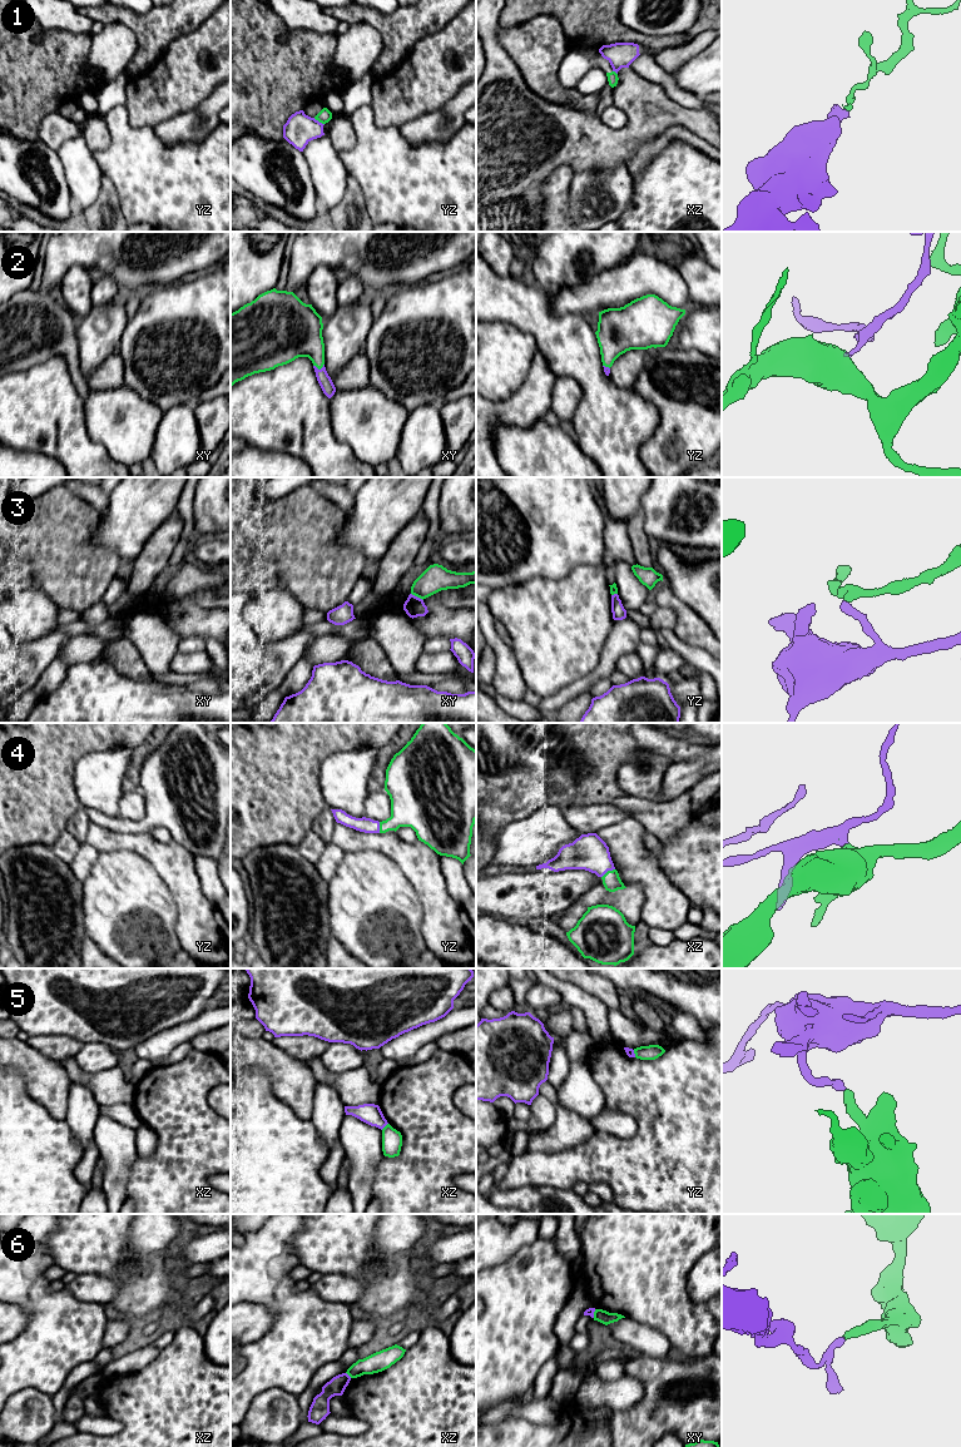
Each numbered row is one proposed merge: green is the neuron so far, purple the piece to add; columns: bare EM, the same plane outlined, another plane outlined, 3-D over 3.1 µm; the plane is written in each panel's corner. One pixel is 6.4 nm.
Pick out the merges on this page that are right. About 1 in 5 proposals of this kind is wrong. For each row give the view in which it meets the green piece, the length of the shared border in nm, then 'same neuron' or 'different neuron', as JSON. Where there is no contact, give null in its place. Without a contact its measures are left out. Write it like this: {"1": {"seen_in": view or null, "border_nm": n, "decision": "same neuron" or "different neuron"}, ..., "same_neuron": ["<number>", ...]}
{"1": {"seen_in": "yz", "border_nm": 80, "decision": "different neuron"}, "2": {"seen_in": "xy", "border_nm": 70, "decision": "same neuron"}, "3": {"seen_in": "xy", "border_nm": 90, "decision": "different neuron"}, "4": {"seen_in": "xz", "border_nm": 110, "decision": "same neuron"}, "5": {"seen_in": "xz", "border_nm": 60, "decision": "different neuron"}, "6": {"seen_in": "xz", "border_nm": 50, "decision": "different neuron"}, "same_neuron": ["2", "4"]}

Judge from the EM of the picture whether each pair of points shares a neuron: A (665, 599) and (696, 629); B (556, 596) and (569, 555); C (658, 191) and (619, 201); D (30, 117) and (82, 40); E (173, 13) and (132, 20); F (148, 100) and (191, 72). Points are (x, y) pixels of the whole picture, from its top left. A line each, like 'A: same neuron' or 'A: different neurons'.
A: same neuron
B: different neurons
C: different neurons
D: same neuron
E: same neuron
F: same neuron

